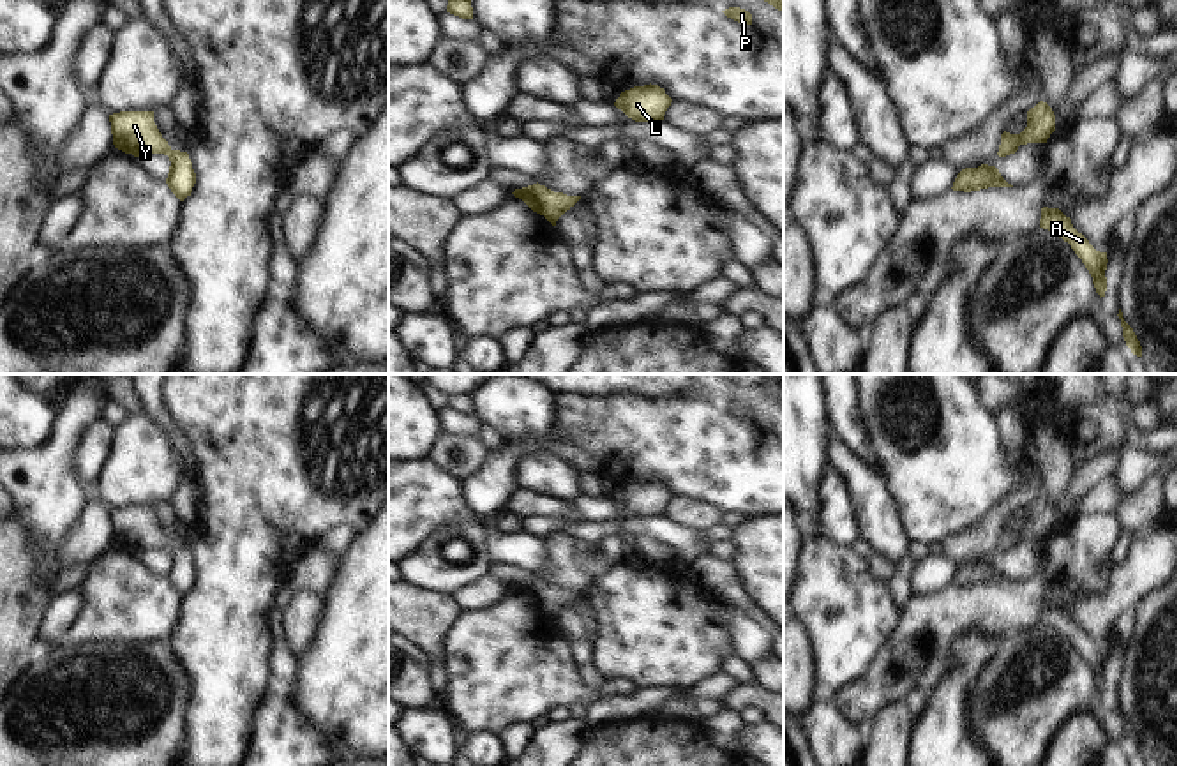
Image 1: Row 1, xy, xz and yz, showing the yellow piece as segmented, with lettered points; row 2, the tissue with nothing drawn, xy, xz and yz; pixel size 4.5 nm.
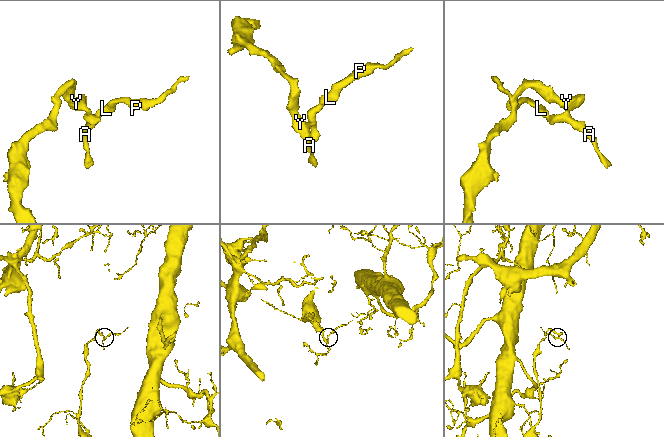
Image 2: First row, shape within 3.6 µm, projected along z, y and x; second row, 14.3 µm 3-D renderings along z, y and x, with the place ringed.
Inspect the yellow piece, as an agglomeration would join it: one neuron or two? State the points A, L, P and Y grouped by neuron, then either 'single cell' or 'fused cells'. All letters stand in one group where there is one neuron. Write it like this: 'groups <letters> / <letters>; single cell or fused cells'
groups A L P Y; single cell

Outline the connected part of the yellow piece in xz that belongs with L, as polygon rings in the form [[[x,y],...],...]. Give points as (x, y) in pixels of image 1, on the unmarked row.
[[[644,480],[625,485],[614,501],[635,517],[660,517],[672,494],[658,480]]]

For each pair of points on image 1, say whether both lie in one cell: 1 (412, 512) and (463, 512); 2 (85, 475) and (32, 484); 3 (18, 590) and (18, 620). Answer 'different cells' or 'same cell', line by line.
1: same cell
2: different cells
3: same cell

